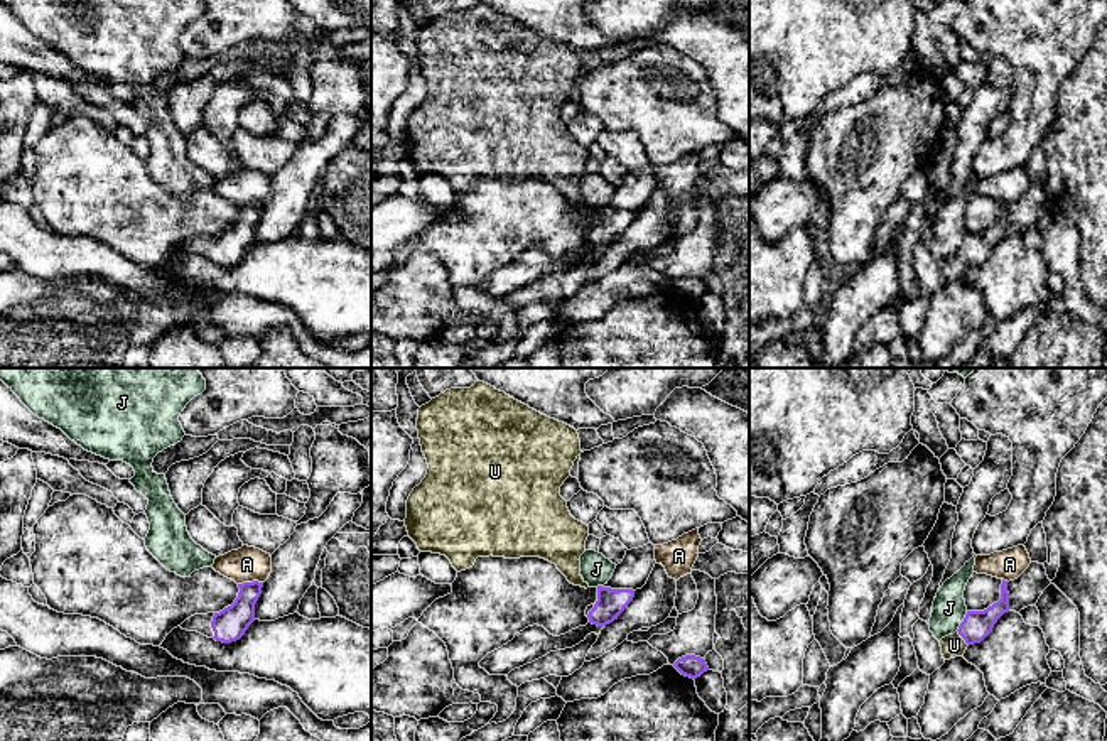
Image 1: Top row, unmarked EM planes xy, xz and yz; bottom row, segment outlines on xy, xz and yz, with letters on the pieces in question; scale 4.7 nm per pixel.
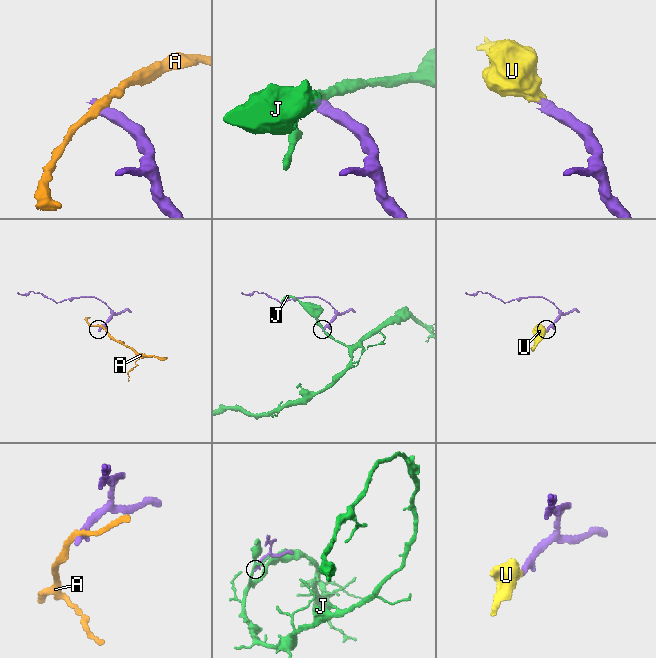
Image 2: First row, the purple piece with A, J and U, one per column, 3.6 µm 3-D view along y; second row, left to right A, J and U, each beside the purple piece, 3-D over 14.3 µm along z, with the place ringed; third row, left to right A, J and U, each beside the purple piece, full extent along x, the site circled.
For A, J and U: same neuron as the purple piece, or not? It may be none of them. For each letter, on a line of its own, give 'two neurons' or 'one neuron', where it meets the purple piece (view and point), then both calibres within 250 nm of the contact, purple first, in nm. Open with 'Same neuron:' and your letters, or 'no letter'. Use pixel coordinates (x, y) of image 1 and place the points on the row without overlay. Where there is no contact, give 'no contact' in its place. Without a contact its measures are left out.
Same neuron: U
A: two neurons | xy (250, 205) | 160/170 nm
J: two neurons | yz (962, 243) | 140/160 nm
U: one neuron | yz (962, 259) | 140/110 nm

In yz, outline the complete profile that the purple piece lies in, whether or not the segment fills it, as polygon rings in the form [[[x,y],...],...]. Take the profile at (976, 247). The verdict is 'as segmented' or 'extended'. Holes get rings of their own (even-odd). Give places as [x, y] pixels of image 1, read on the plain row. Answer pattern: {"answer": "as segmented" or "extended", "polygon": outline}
{"answer": "extended", "polygon": [[[1002,201],[1001,221],[984,233],[967,233],[953,257],[940,262],[945,282],[964,279],[969,267],[980,265],[994,250],[997,241],[1009,233],[1007,203]]]}

